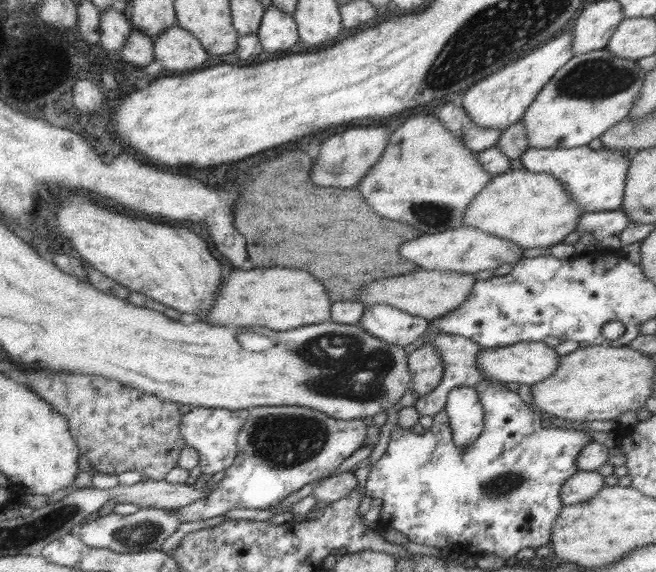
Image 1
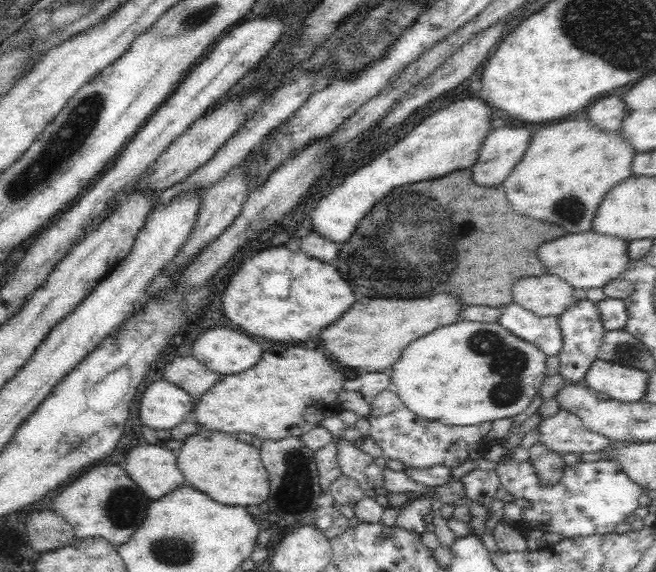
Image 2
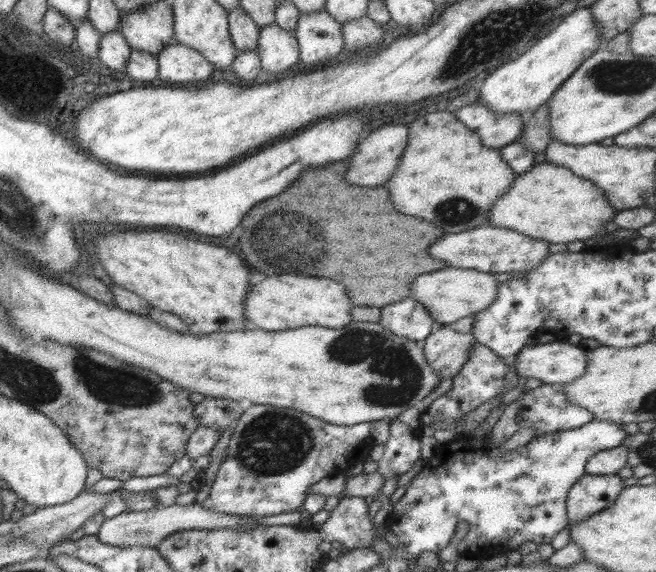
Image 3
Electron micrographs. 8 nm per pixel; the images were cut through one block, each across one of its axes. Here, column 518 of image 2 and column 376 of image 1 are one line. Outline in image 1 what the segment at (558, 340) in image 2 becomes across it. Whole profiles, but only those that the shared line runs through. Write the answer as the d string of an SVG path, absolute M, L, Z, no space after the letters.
M373 305L363 309L358 325L371 336L387 344L407 346L424 334L428 320L411 316L392 306Z

